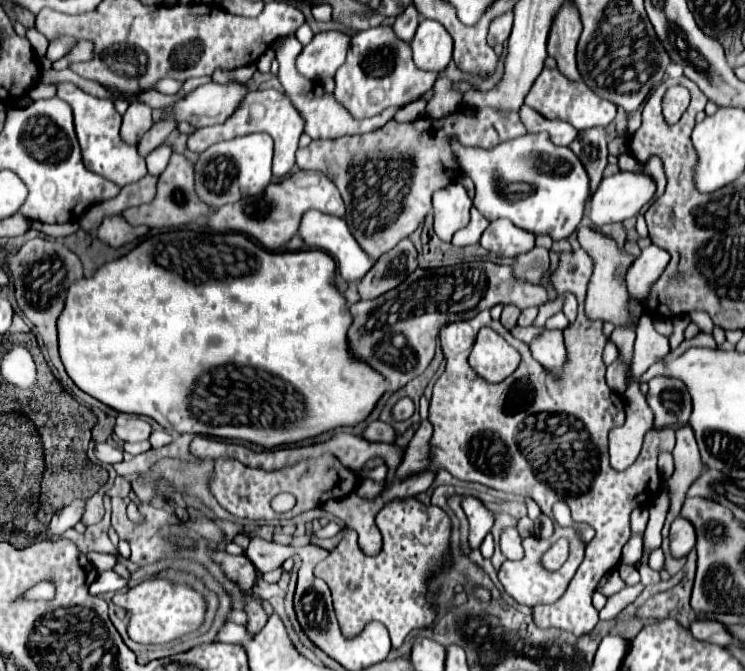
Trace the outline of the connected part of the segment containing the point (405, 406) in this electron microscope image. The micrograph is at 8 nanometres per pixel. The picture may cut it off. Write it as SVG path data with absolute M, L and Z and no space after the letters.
M410 398L398 400L398 404L396 404L394 410L392 410L394 420L408 420L412 414L414 414L414 404L412 404Z

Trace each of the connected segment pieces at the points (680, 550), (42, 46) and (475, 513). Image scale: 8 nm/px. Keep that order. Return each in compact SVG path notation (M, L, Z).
M676 518L670 526L670 554L674 558L684 558L694 548L694 544L696 544L694 526L684 518Z
M28 28L26 38L32 42L32 50L34 50L34 54L38 54L38 56L44 56L44 54L46 54L48 40L44 35L38 33L36 28Z
M462 496L462 510L466 512L468 520L470 520L470 546L478 548L484 540L484 536L492 530L496 514L492 510L488 510L478 498L474 496Z

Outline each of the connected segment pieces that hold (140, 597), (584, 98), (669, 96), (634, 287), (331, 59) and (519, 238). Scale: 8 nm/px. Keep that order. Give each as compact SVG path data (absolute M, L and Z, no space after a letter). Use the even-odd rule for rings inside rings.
M148 578L136 588L118 592L112 598L114 604L126 608L132 618L128 624L128 634L140 644L162 644L194 632L204 620L204 598L188 586L174 586L162 578Z
M550 68L542 70L542 74L532 84L524 104L534 108L536 112L540 112L542 116L546 116L550 120L558 118L558 120L568 122L576 130L588 130L594 126L608 126L616 118L616 104L598 98L582 80L572 82L566 76L562 76L556 68L554 70L550 70Z
M674 86L666 92L666 96L663 98L663 115L666 118L668 124L674 124L678 122L678 118L684 114L684 110L688 108L688 102L690 102L690 94L686 88L682 86Z
M650 244L648 248L642 250L642 254L630 266L630 270L626 274L628 292L634 294L634 298L638 298L642 310L644 310L644 304L646 304L650 286L660 278L668 260L670 260L670 254L666 250Z
M338 30L316 34L314 40L304 46L302 54L296 60L298 72L310 80L332 78L346 60L350 38L350 34Z
M494 220L480 238L482 248L500 258L516 258L534 248L534 234L514 226L510 220Z

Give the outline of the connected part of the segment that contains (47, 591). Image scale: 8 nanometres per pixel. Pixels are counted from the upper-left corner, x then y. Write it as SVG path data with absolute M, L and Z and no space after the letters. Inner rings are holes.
M42 582L42 584L36 584L34 588L30 588L26 592L24 598L32 598L32 600L52 600L54 598L54 584L52 582Z

